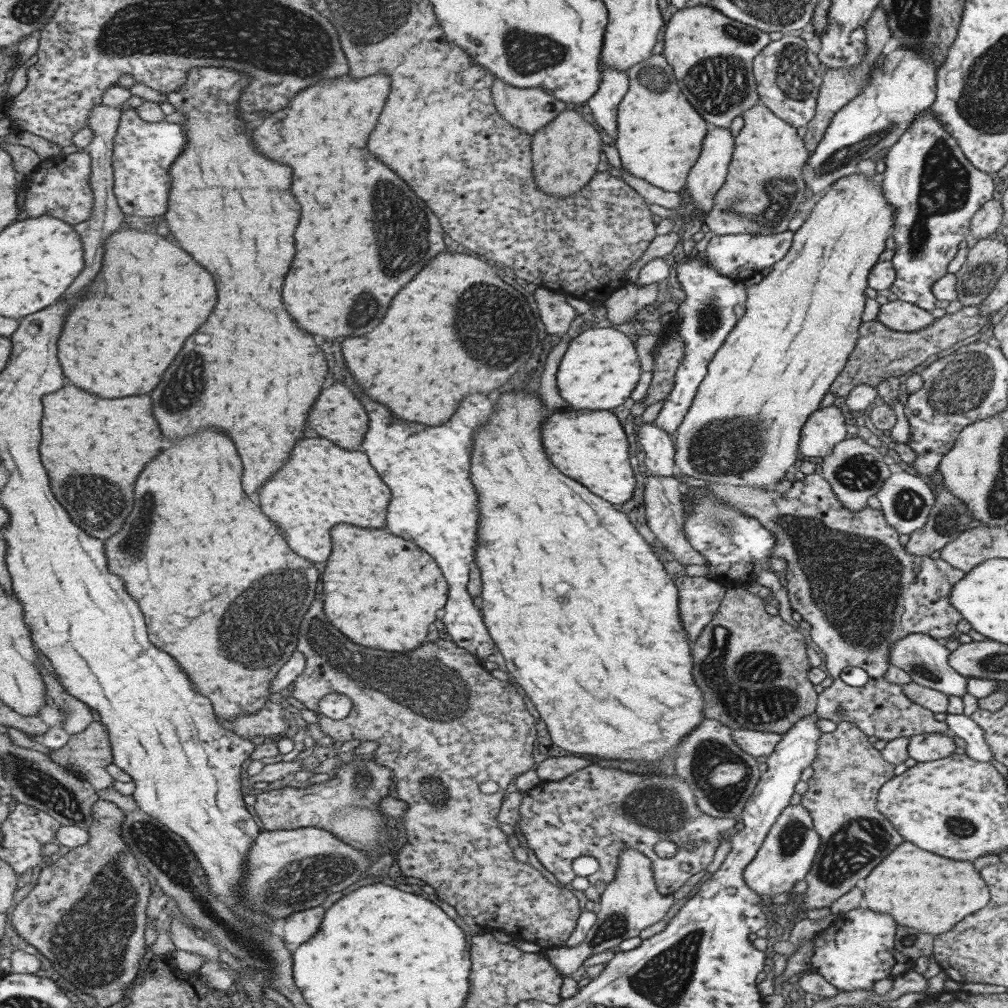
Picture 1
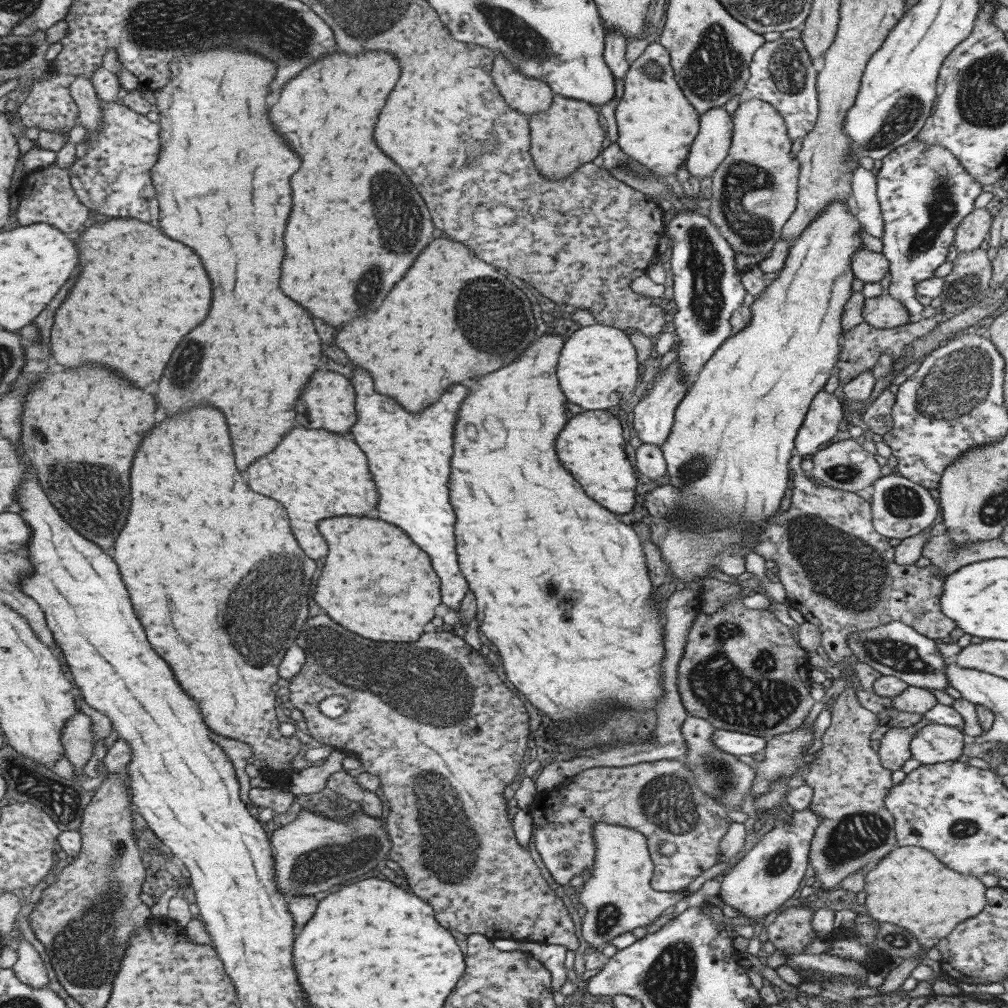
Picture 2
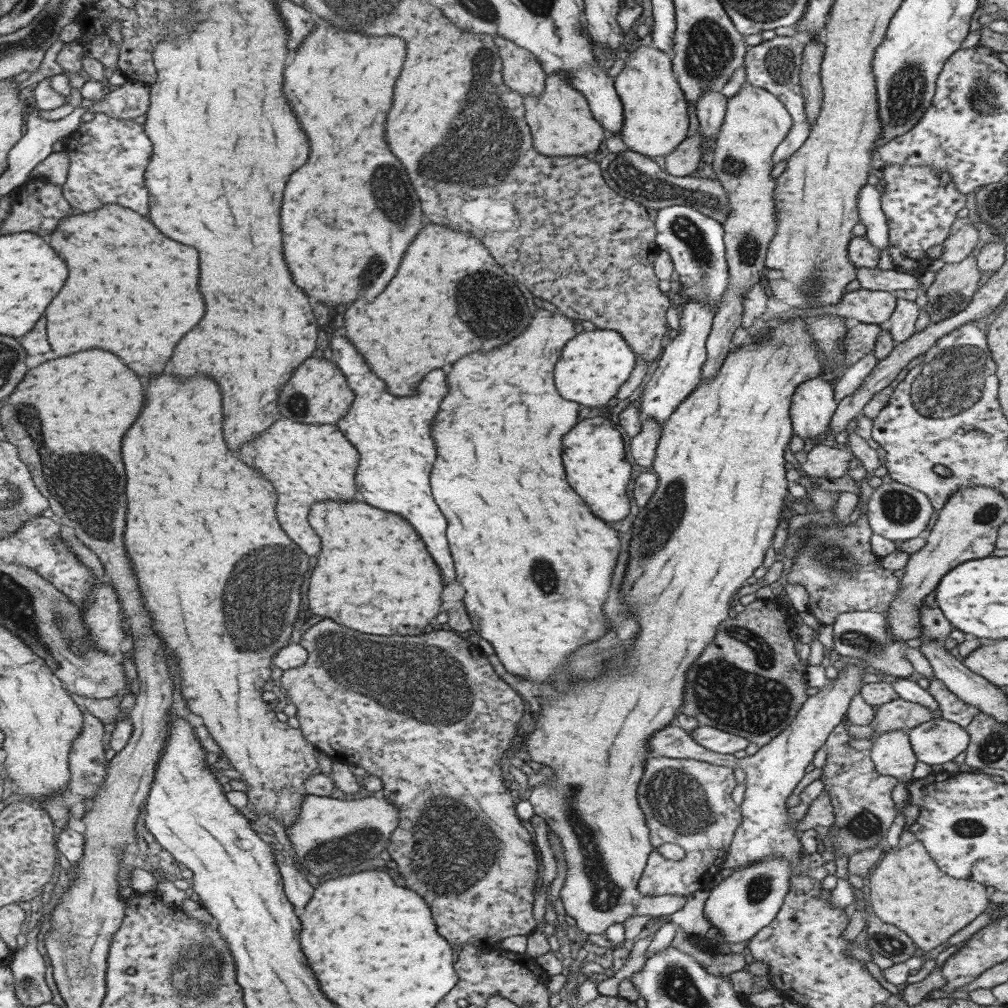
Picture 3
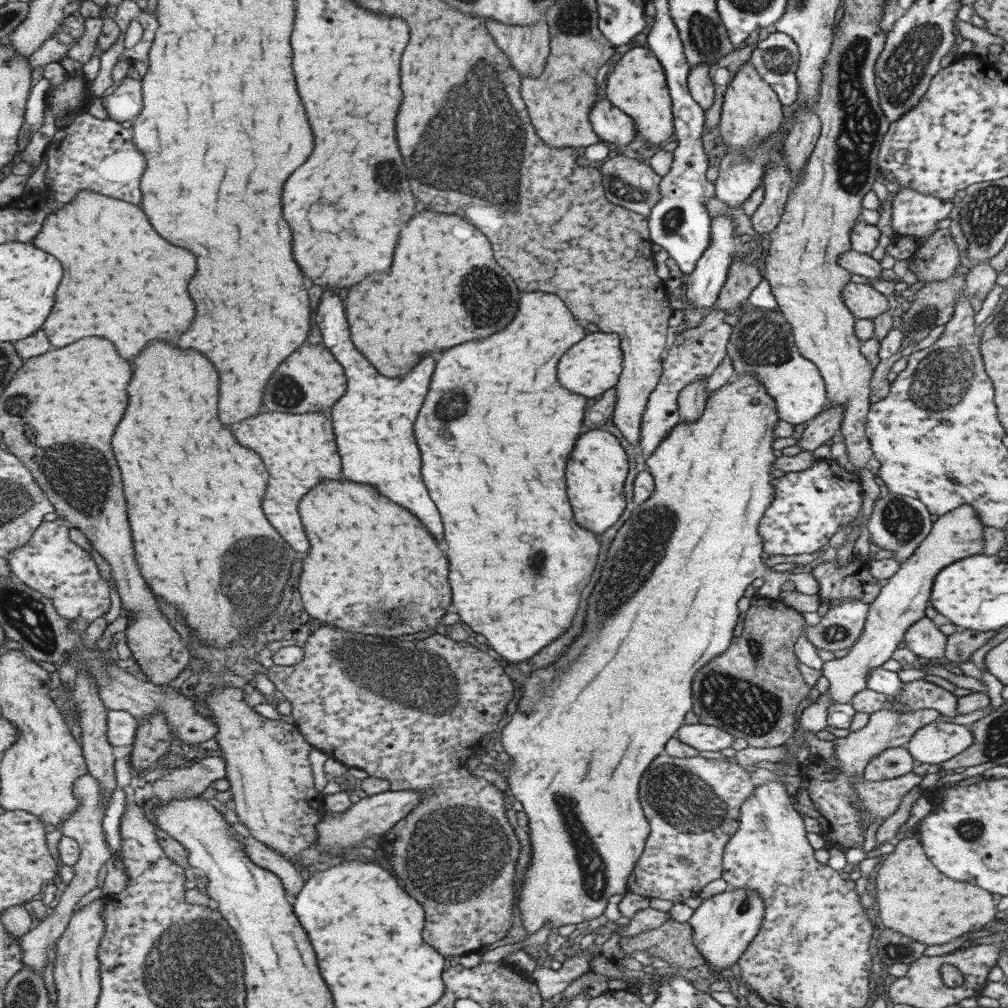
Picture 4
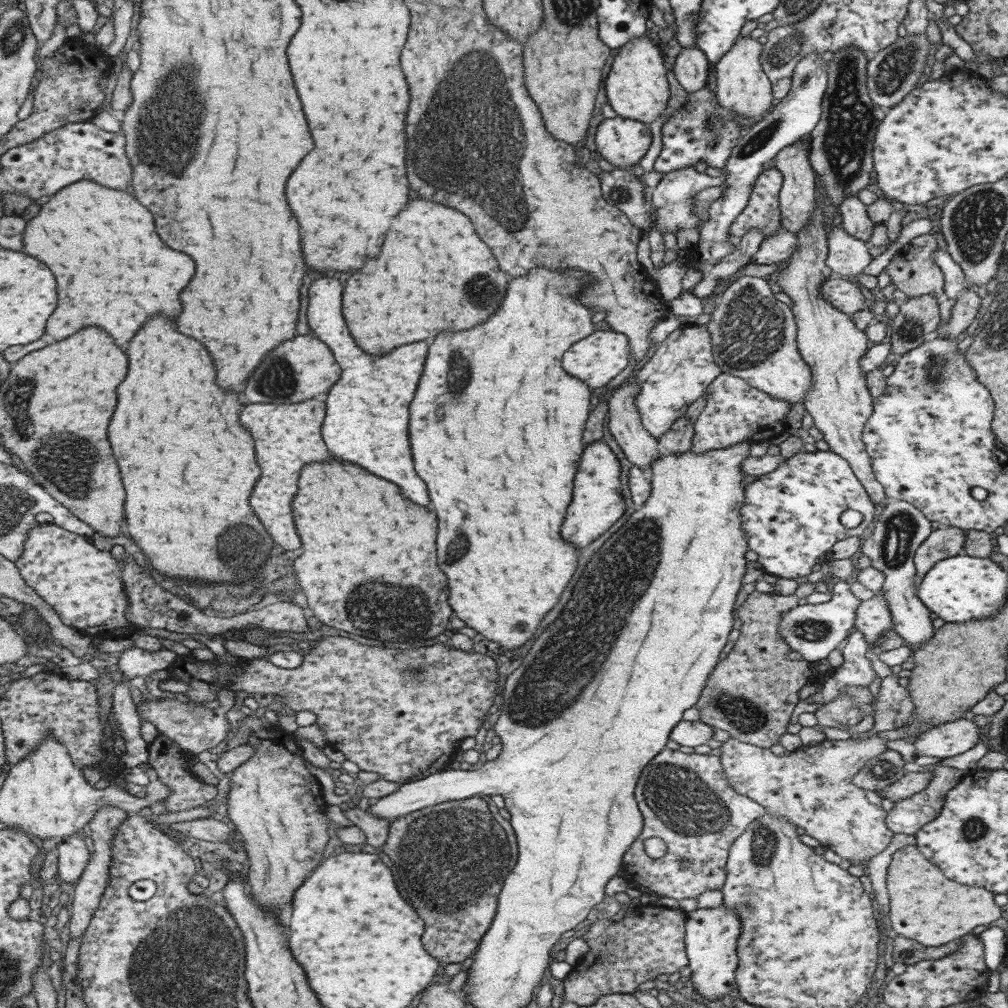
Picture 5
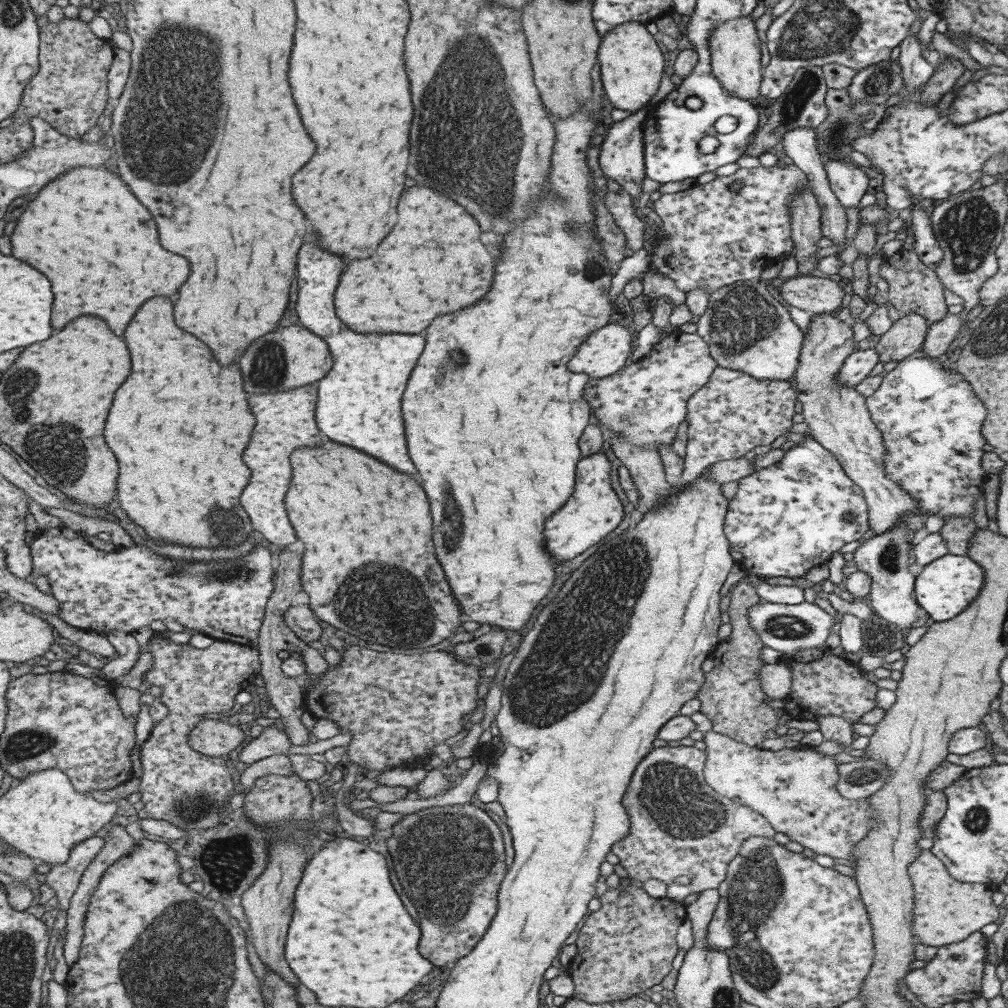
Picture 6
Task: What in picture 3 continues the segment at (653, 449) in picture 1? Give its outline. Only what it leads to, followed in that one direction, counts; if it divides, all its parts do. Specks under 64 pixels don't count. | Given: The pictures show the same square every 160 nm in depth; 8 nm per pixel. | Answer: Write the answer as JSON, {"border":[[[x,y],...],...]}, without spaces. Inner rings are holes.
{"border":[[[686,302],[679,313],[677,335],[663,348],[656,369],[639,395],[637,408],[641,420],[653,419],[660,426],[701,381],[701,368],[706,359],[704,342],[712,325],[712,313],[699,302]]]}

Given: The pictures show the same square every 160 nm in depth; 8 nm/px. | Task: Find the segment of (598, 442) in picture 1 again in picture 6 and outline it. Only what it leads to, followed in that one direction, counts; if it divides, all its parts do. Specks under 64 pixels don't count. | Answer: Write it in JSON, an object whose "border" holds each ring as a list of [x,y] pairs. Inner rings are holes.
{"border":[[[601,451],[589,454],[577,462],[571,498],[567,498],[567,502],[563,502],[563,506],[555,510],[555,514],[551,514],[551,518],[543,526],[547,552],[557,564],[575,558],[589,546],[597,544],[621,522],[623,511],[619,499],[611,489],[609,467],[609,461]]]}

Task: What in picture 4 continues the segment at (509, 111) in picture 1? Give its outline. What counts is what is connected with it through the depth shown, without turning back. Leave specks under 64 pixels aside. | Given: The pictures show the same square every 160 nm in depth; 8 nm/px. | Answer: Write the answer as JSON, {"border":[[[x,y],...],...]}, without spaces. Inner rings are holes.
{"border":[[[499,21],[485,22],[489,35],[502,50],[520,78],[538,77],[550,48],[546,21],[534,25],[508,25]]]}

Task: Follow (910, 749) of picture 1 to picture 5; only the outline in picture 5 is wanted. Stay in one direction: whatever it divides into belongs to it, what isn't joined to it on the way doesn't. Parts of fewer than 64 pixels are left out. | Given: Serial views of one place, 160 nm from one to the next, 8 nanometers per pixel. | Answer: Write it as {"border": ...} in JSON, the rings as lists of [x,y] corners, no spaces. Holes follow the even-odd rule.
{"border":[[[971,720],[937,724],[913,740],[916,757],[935,757],[939,761],[973,748],[979,740],[979,730]]]}

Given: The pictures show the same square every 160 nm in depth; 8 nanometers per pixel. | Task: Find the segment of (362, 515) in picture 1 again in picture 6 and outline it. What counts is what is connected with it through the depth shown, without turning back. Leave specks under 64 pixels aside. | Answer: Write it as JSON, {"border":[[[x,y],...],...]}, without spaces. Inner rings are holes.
{"border":[[[301,386],[298,389],[277,392],[277,394],[259,394],[251,398],[251,410],[257,416],[257,430],[251,446],[247,446],[247,466],[253,470],[251,486],[243,492],[243,506],[251,514],[255,530],[271,543],[287,546],[297,540],[295,528],[287,516],[285,494],[291,486],[293,468],[291,454],[295,448],[319,446],[323,434],[319,430],[317,416],[318,386]]]}

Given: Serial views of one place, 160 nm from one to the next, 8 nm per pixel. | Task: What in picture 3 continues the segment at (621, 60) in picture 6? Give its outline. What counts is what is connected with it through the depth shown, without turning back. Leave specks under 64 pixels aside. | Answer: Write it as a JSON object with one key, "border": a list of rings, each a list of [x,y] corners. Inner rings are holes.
{"border":[[[647,45],[647,46],[639,46],[631,53],[628,54],[625,63],[623,64],[623,68],[621,71],[612,78],[612,85],[614,86],[615,92],[619,97],[620,103],[622,104],[622,113],[623,113],[623,122],[622,127],[620,128],[620,138],[624,142],[625,146],[629,151],[633,151],[643,156],[649,157],[650,159],[662,158],[665,154],[669,154],[671,150],[675,148],[685,137],[689,136],[689,134],[693,131],[693,119],[692,115],[689,112],[689,107],[686,99],[684,98],[683,91],[678,87],[678,82],[676,81],[676,77],[674,72],[672,71],[670,64],[670,55],[669,53],[665,53],[662,50],[657,50],[655,47]]]}

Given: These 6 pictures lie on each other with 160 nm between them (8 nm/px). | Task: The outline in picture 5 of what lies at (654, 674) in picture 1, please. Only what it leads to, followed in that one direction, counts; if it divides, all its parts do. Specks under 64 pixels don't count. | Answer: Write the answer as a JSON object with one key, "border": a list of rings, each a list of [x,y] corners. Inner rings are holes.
{"border":[[[535,268],[529,270],[527,276],[511,278],[507,284],[507,292],[501,300],[501,306],[495,310],[495,314],[491,314],[491,318],[483,320],[479,326],[473,326],[471,330],[443,332],[433,338],[433,342],[427,346],[427,358],[423,364],[423,382],[419,382],[419,394],[415,394],[415,406],[410,406],[411,450],[415,450],[415,470],[419,470],[419,478],[423,478],[423,482],[427,484],[427,494],[429,494],[429,500],[433,502],[431,506],[439,516],[437,518],[439,534],[435,538],[435,544],[437,544],[437,564],[445,574],[445,578],[449,580],[446,601],[451,607],[453,616],[457,616],[466,626],[505,648],[517,648],[535,634],[533,628],[555,606],[555,602],[559,600],[559,594],[565,590],[567,580],[571,580],[577,566],[577,552],[571,544],[559,538],[559,526],[561,526],[561,520],[565,518],[565,508],[571,500],[571,480],[583,450],[581,432],[589,414],[591,400],[589,400],[589,388],[583,382],[569,378],[563,372],[559,362],[561,362],[561,354],[573,342],[585,338],[587,334],[594,331],[591,323],[593,313],[575,298],[575,294],[589,282],[592,282],[591,276],[569,268],[565,272]]]}

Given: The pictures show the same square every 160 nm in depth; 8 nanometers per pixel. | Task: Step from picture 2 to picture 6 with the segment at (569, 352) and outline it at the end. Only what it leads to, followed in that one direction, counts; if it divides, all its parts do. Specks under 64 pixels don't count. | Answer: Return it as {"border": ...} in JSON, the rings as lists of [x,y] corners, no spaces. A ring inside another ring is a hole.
{"border":[[[619,320],[598,328],[571,356],[567,370],[583,372],[593,380],[610,377],[625,364],[632,348],[631,338],[631,329],[620,325]]]}

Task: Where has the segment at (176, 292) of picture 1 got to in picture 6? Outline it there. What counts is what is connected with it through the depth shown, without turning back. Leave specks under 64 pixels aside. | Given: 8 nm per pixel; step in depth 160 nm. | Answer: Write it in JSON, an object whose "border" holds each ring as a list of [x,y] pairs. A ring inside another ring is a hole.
{"border":[[[80,166],[69,169],[59,180],[51,182],[43,194],[29,202],[27,210],[19,218],[13,240],[15,258],[23,258],[23,262],[31,262],[31,266],[39,266],[43,274],[51,278],[55,286],[55,328],[65,328],[71,320],[83,314],[97,314],[105,318],[115,330],[115,334],[123,336],[125,328],[137,314],[137,310],[155,296],[173,296],[189,278],[191,264],[185,256],[173,254],[165,250],[159,242],[157,222],[151,212],[137,200],[137,196],[129,190],[129,186],[109,168]],[[63,218],[63,230],[43,230],[45,220]]]}

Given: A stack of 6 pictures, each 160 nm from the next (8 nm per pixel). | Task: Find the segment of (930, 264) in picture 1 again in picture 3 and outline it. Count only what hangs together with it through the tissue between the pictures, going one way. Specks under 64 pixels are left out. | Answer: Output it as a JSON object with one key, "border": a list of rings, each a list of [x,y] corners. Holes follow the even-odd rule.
{"border":[[[878,164],[877,167],[885,182],[880,194],[880,207],[888,228],[885,250],[895,271],[918,276],[931,261],[925,251],[943,244],[951,223],[956,219],[955,213],[965,206],[965,194],[955,190],[946,170],[935,170],[933,166]],[[895,297],[895,310],[885,325],[895,344],[907,340],[914,333],[914,323],[920,310],[915,303]]]}

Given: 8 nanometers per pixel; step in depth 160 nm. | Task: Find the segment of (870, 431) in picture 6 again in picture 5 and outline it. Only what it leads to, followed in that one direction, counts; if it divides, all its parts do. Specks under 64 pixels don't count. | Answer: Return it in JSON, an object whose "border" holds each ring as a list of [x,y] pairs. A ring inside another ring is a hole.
{"border":[[[815,194],[816,204],[810,216],[810,223],[804,226],[797,236],[797,248],[787,259],[781,270],[777,271],[770,279],[776,290],[782,290],[791,300],[791,313],[796,324],[796,347],[800,357],[807,363],[811,371],[811,390],[806,392],[806,397],[802,402],[804,410],[811,416],[813,425],[823,435],[822,440],[827,444],[833,454],[837,454],[848,462],[850,469],[861,483],[861,486],[869,495],[870,501],[877,506],[884,506],[887,503],[887,496],[883,487],[875,480],[869,455],[866,453],[864,442],[862,441],[862,430],[872,413],[872,396],[867,391],[865,383],[865,373],[859,368],[859,357],[868,349],[869,342],[864,331],[855,328],[850,316],[842,311],[836,310],[829,305],[818,291],[821,284],[831,276],[831,271],[827,268],[825,260],[827,258],[827,236],[824,231],[822,221],[822,200],[818,200]]]}

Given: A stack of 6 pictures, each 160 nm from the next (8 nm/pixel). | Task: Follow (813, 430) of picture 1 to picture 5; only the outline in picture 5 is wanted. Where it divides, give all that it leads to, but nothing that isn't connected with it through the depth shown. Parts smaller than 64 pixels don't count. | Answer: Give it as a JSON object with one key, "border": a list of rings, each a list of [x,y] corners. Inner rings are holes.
{"border":[[[737,278],[716,301],[710,320],[704,326],[710,334],[711,354],[721,373],[739,378],[769,396],[783,399],[791,408],[795,402],[803,402],[806,392],[811,390],[811,371],[798,354],[794,316],[785,304],[773,298],[773,289],[766,278]]]}

